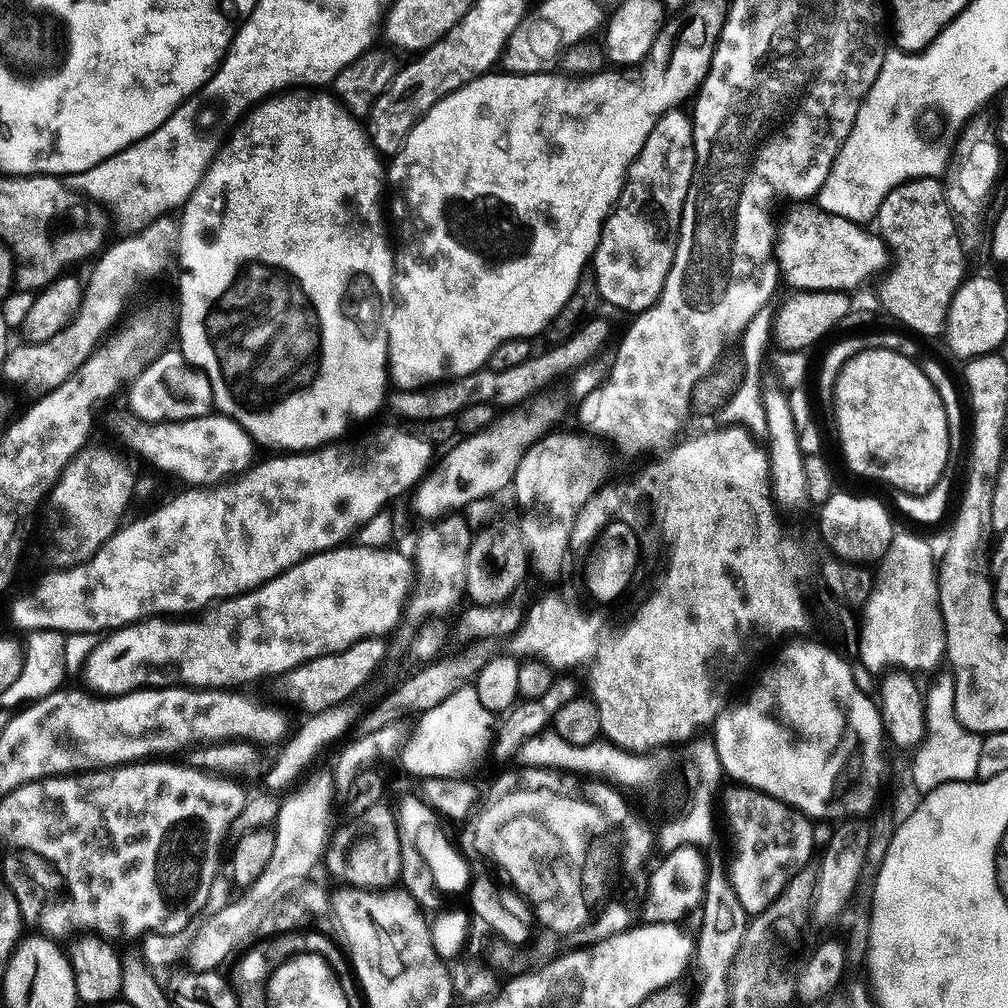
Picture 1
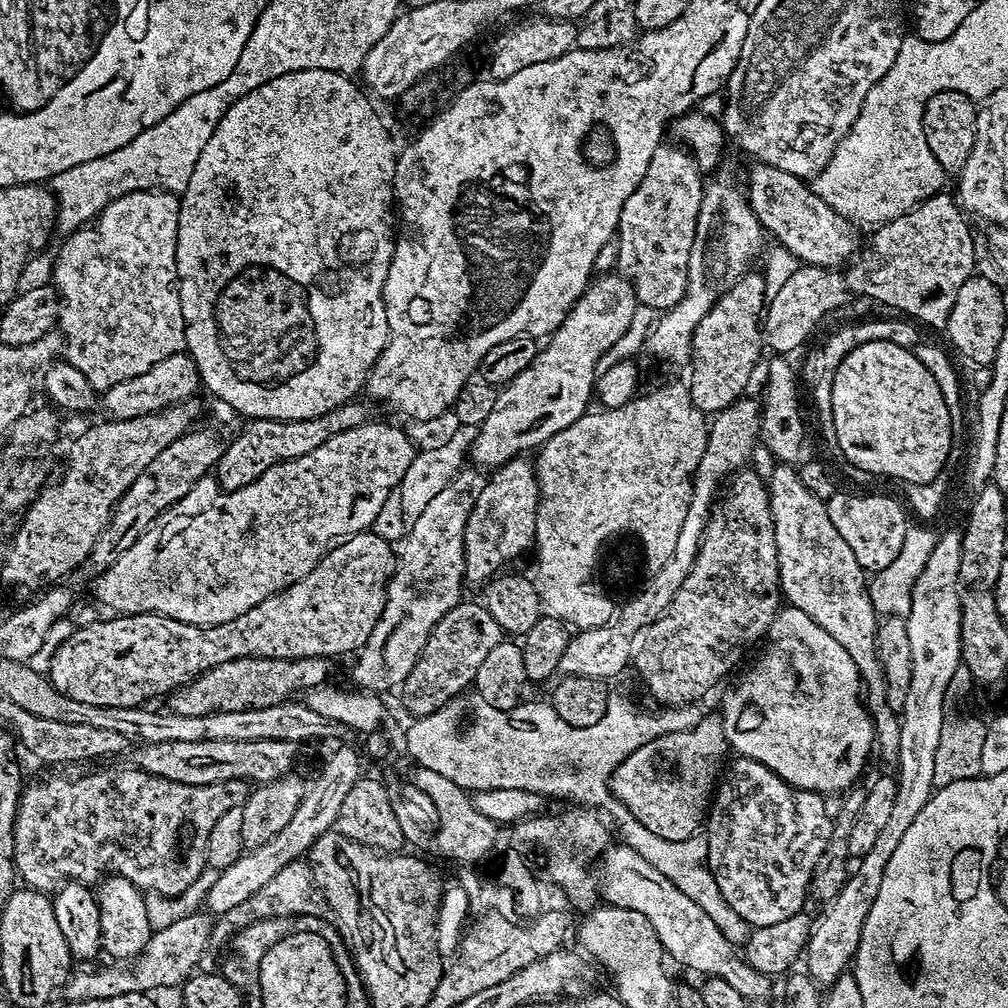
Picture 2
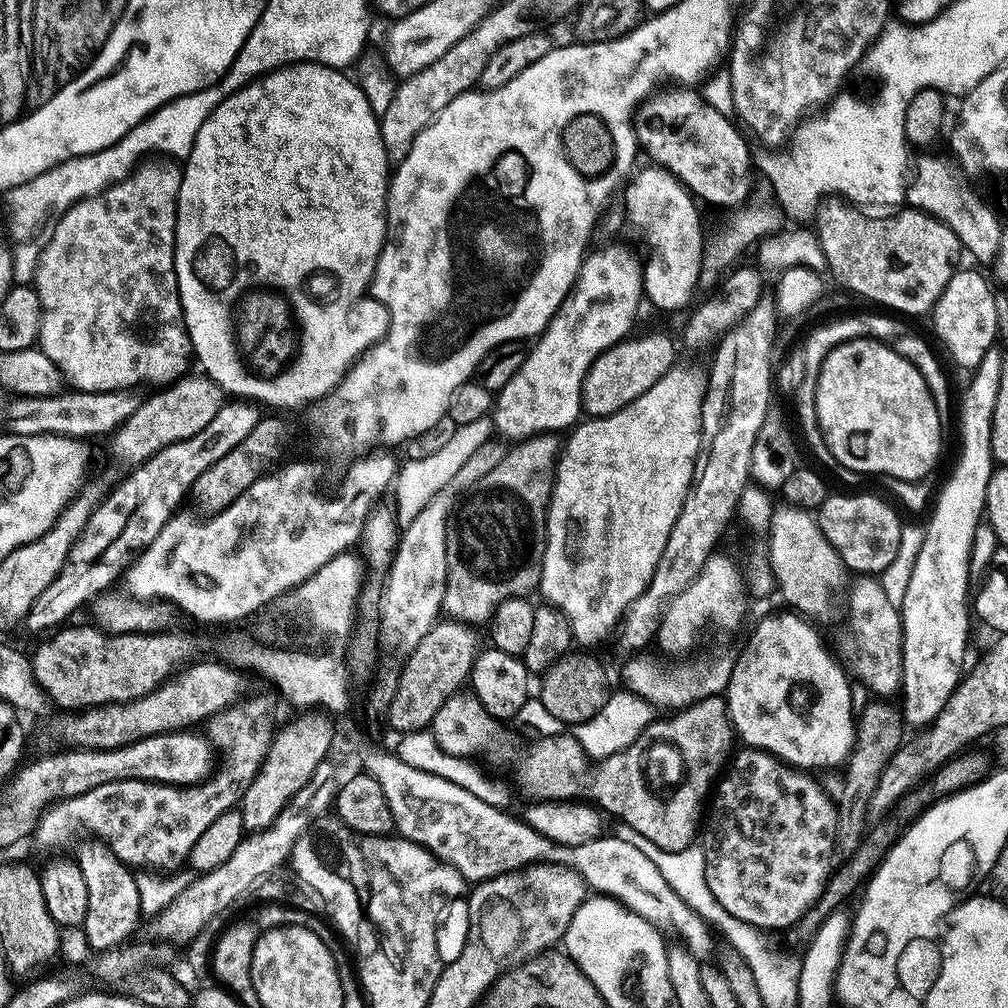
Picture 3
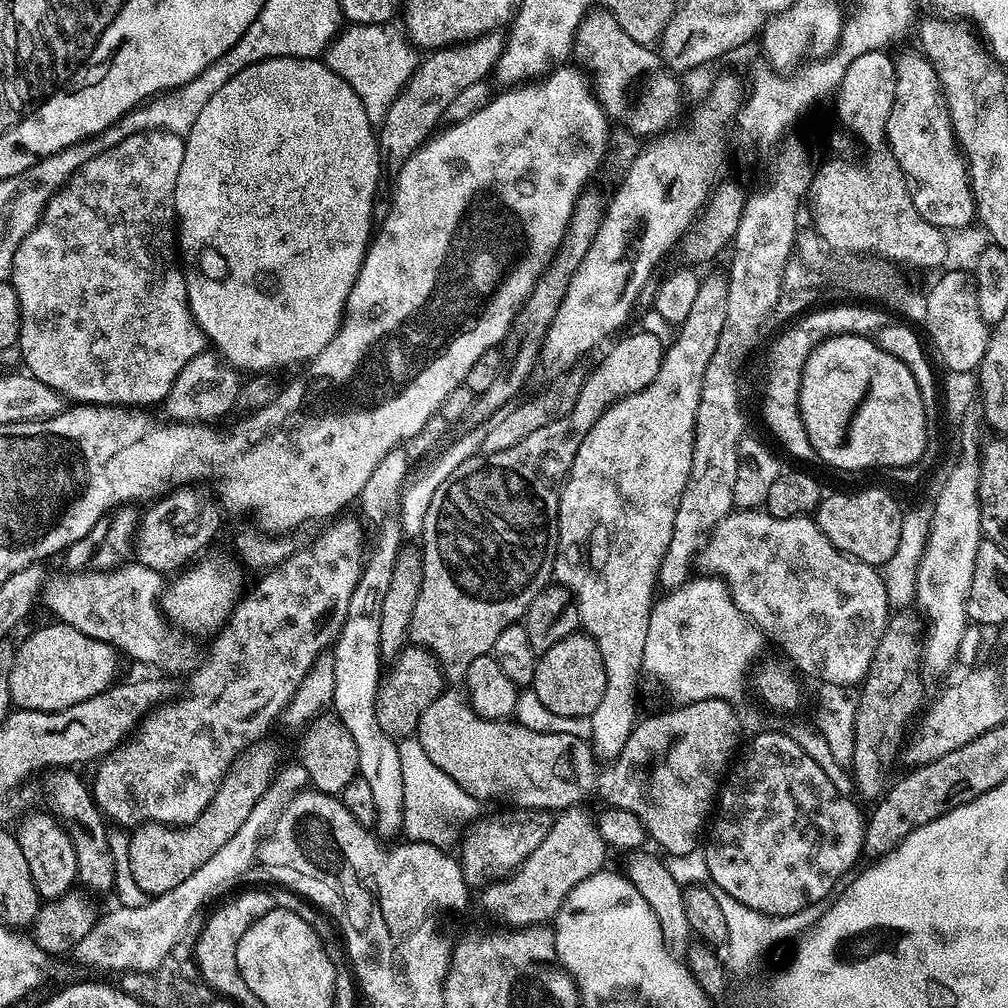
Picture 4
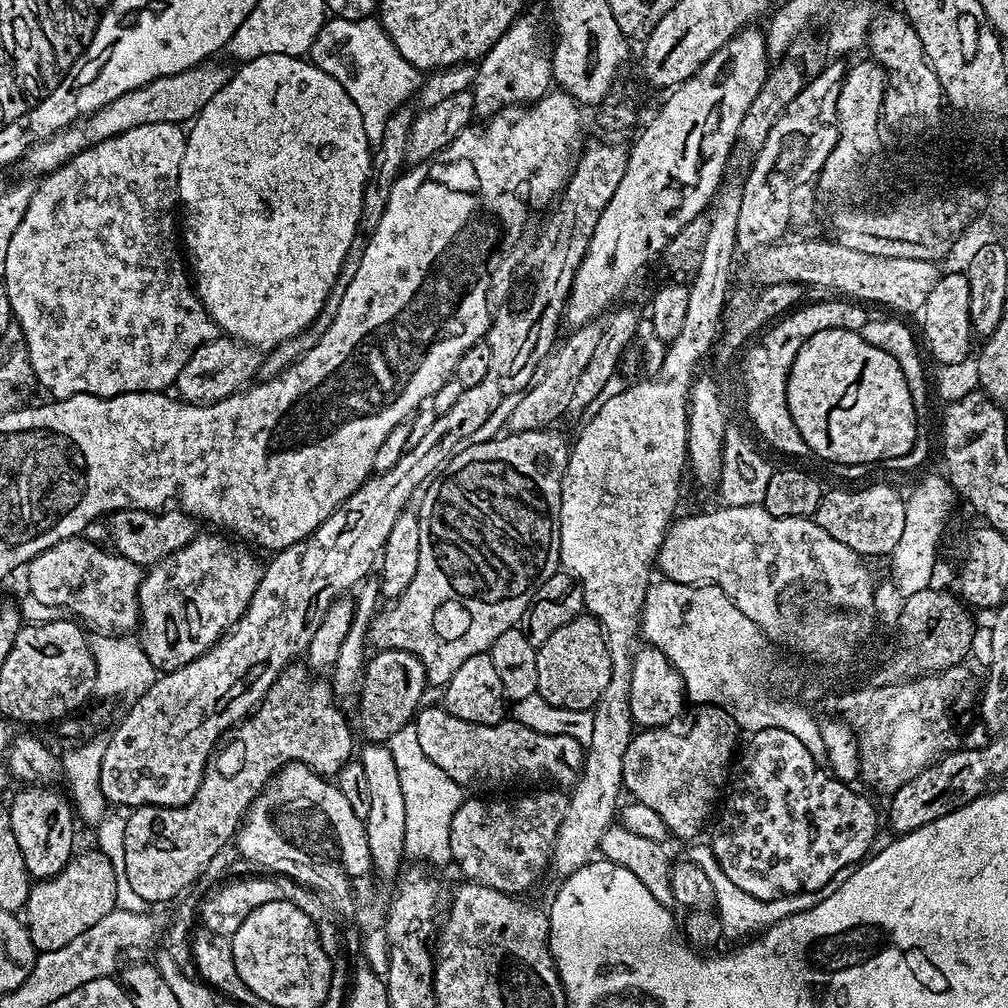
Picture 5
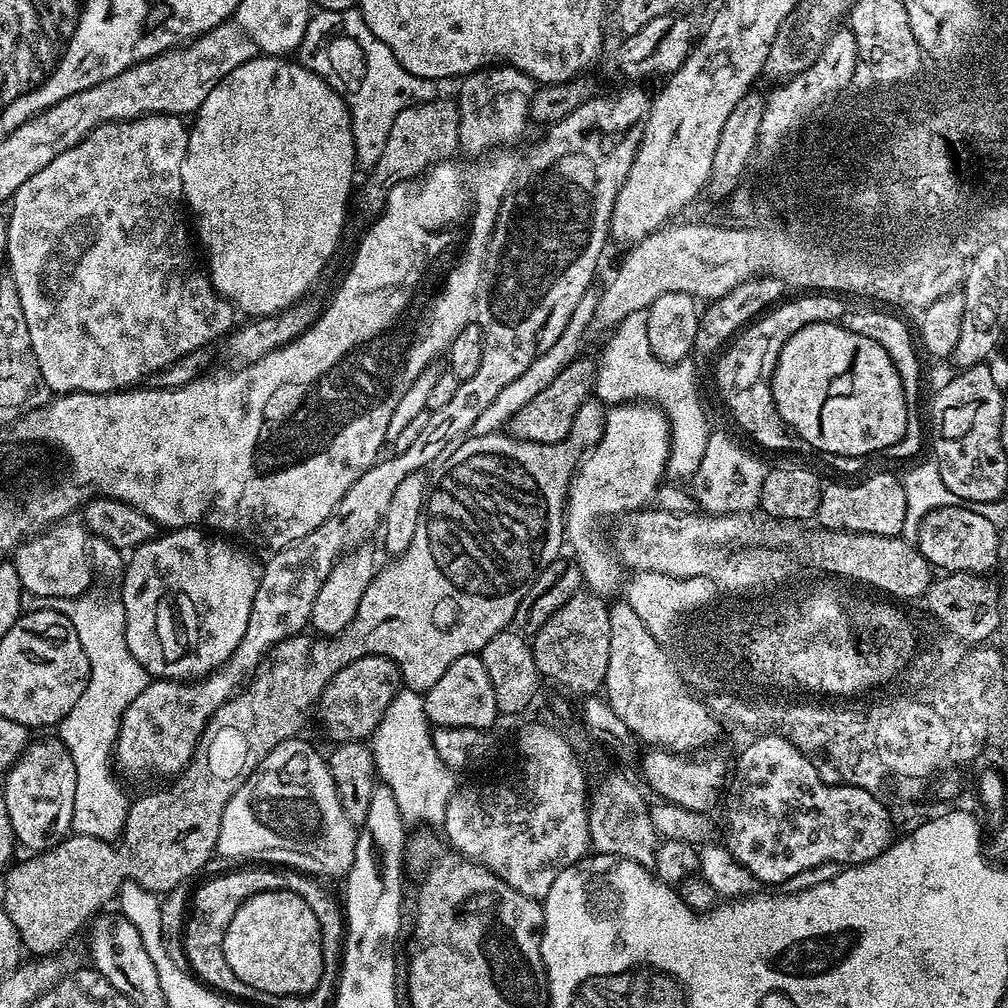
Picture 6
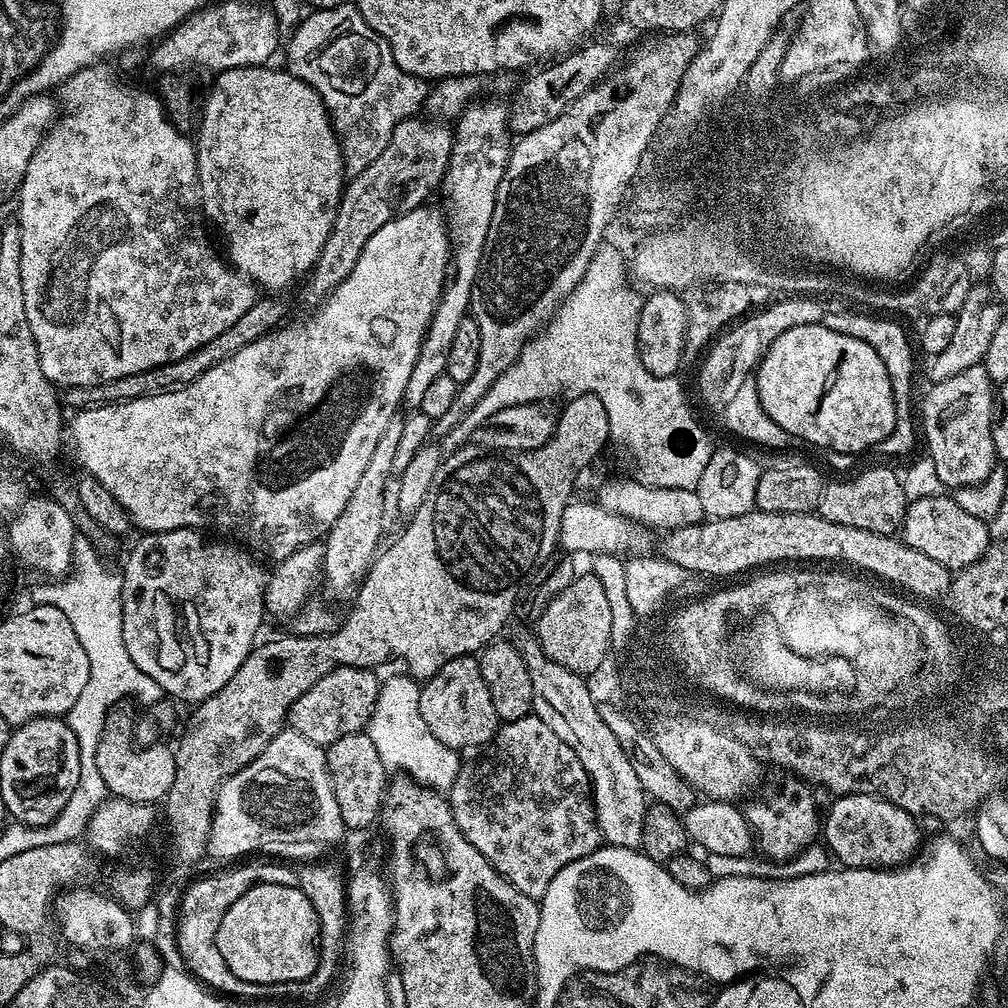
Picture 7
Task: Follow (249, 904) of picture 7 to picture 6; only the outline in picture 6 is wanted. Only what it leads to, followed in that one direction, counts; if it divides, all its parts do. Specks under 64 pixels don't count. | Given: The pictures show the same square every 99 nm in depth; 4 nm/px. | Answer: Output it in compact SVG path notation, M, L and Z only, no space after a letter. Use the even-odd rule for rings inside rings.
M287 887L254 894L230 918L222 938L226 966L256 993L306 996L318 986L324 969L322 934L314 910Z

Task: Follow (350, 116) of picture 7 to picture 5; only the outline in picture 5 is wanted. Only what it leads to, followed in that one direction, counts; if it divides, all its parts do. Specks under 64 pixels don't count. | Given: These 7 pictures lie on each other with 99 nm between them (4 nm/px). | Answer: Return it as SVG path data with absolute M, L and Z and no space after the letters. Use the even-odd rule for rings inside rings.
M325 19L322 30L318 30L318 38L314 38L310 53L312 63L317 64L330 78L342 82L342 90L354 98L354 106L362 110L362 122L366 126L366 138L368 143L377 146L384 141L386 126L392 121L393 116L409 103L408 99L415 97L422 88L422 73L402 54L398 54L398 46L390 42L386 30L375 19L366 20L337 20Z

